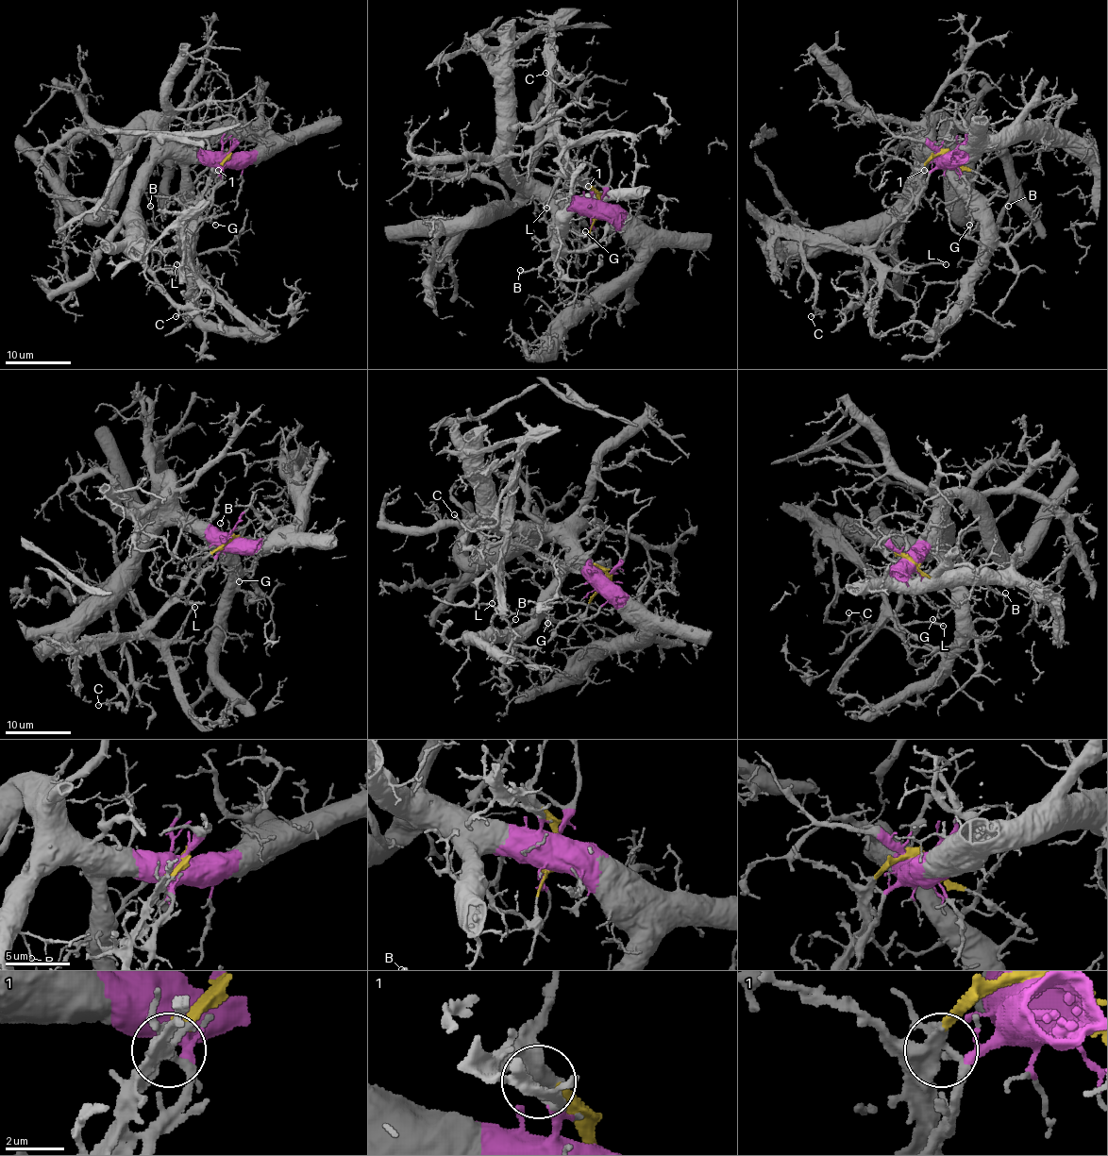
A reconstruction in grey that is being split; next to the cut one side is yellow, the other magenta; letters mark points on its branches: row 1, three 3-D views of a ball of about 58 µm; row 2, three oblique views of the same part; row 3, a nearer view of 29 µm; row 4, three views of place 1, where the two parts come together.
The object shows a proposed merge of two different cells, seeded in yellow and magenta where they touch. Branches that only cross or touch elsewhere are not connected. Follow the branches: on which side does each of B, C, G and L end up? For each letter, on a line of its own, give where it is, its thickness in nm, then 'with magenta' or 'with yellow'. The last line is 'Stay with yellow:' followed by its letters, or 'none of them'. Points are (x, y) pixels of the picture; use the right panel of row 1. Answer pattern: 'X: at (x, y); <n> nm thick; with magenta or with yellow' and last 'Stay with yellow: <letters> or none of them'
B: at (1008, 206); 140 nm thick; with magenta
C: at (811, 316); 180 nm thick; with yellow
G: at (969, 225); 180 nm thick; with magenta
L: at (946, 264); 200 nm thick; with yellow
Stay with yellow: C, L

